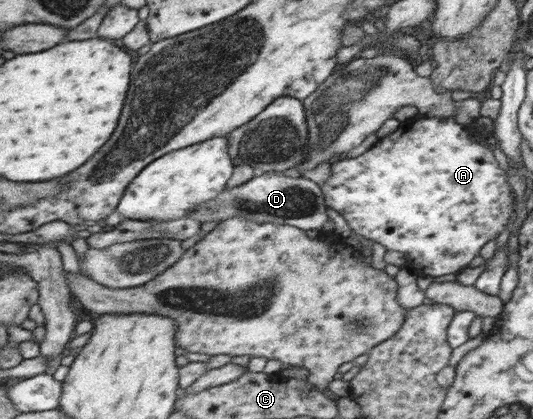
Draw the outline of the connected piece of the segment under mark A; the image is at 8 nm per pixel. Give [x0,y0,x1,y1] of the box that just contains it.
[319,115,512,276]

